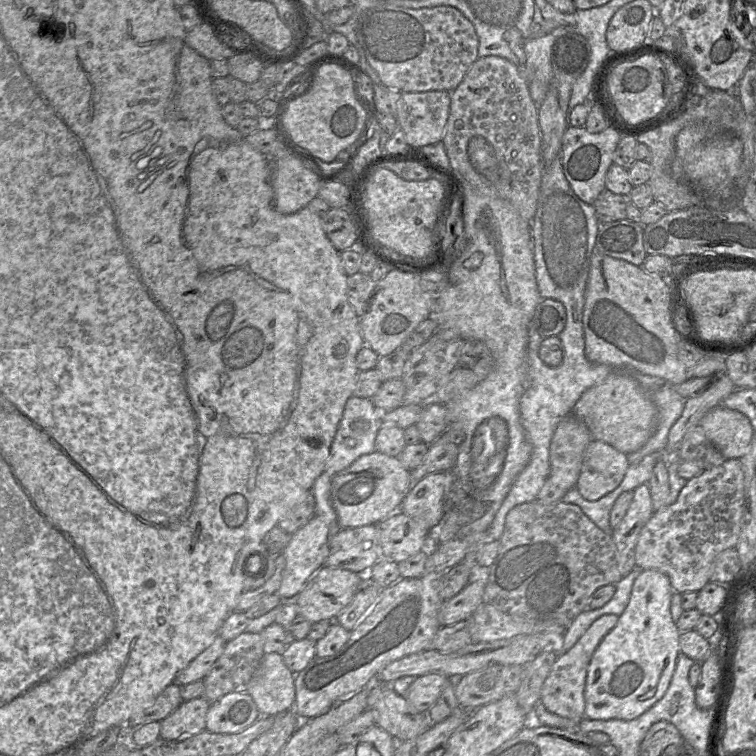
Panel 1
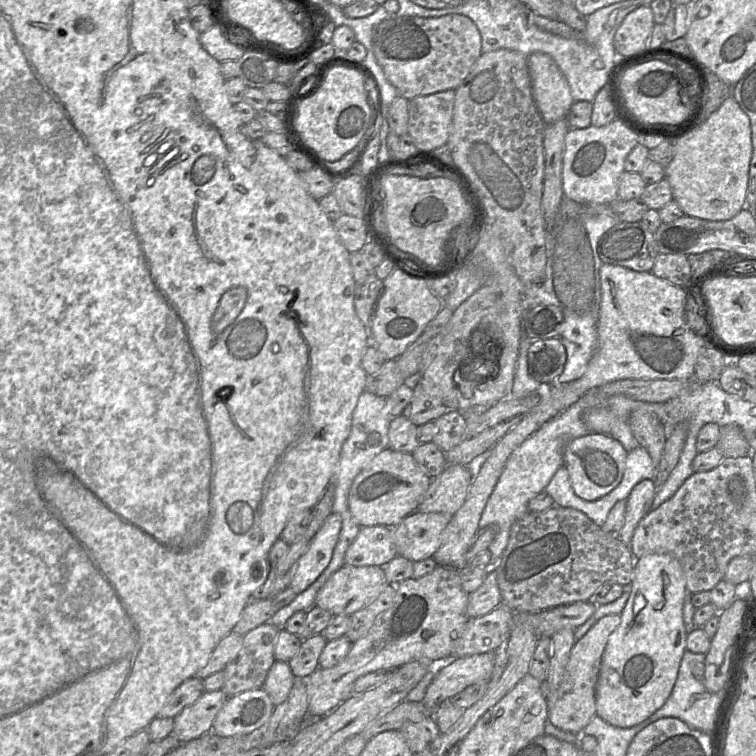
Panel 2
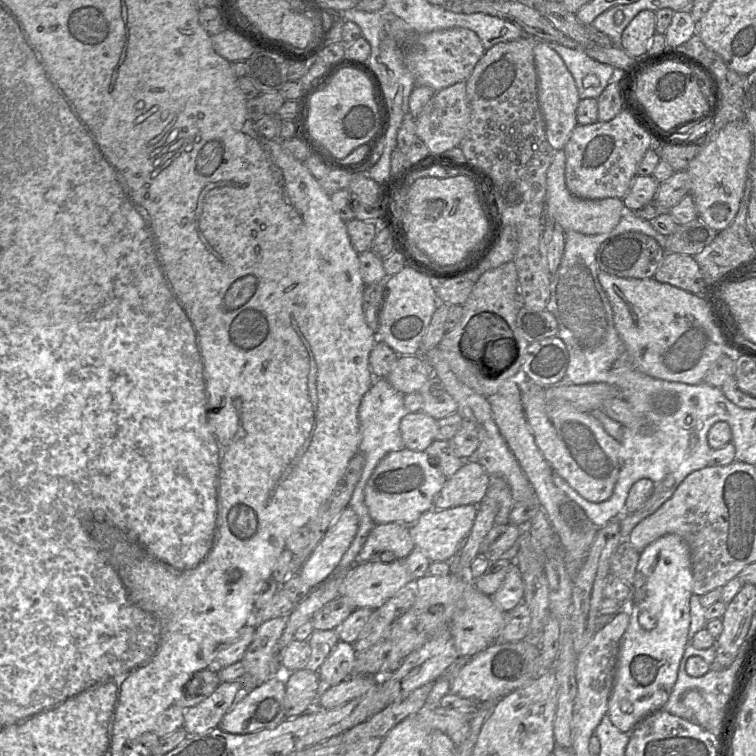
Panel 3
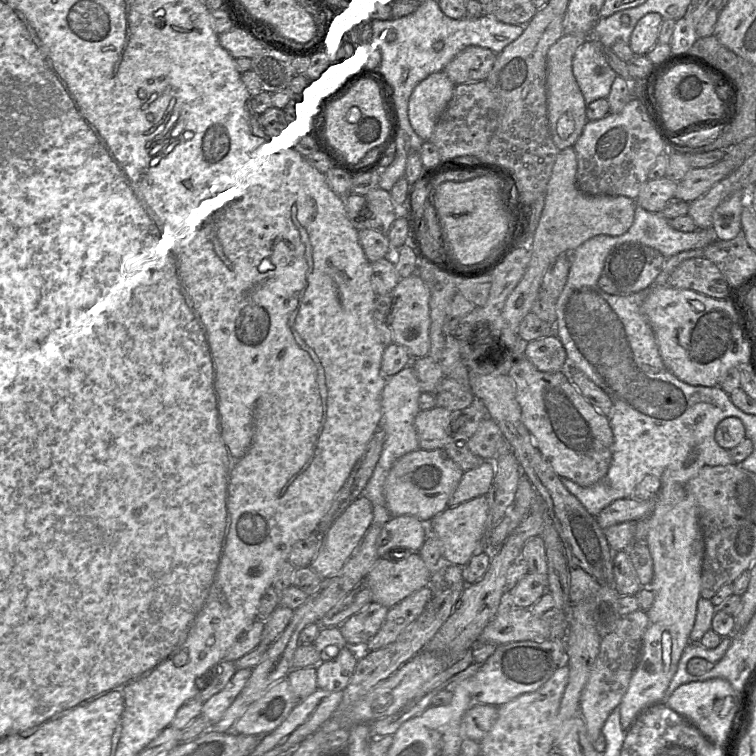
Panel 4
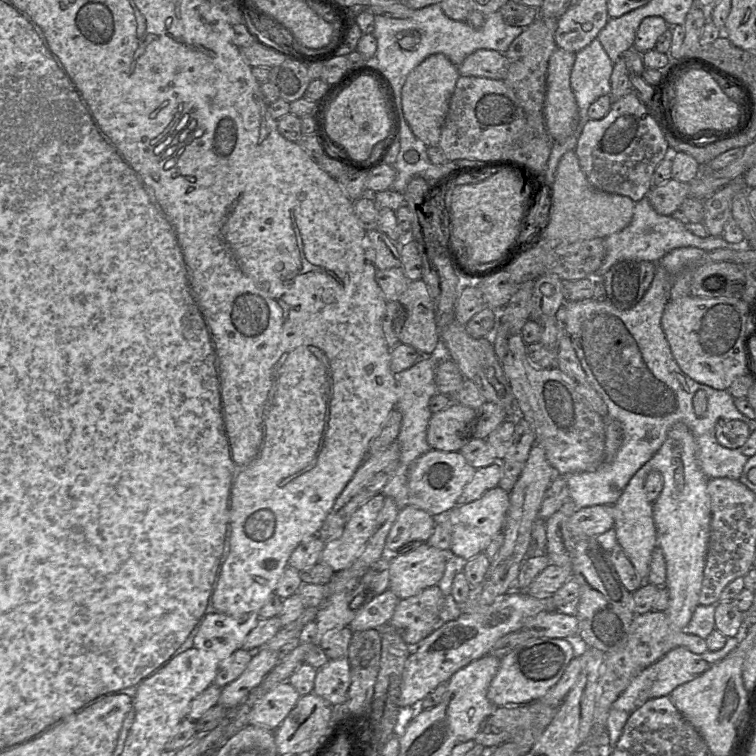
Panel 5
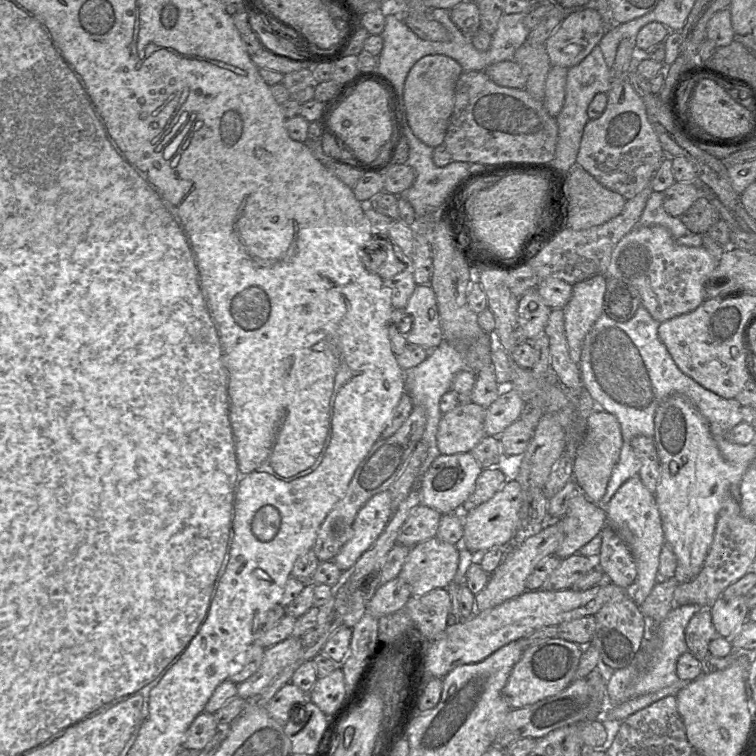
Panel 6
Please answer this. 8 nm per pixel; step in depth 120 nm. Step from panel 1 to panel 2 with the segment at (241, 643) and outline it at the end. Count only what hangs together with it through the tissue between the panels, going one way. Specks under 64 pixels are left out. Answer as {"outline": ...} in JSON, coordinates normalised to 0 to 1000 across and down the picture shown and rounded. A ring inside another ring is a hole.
{"outline":[[[349,824],[321,841],[315,866],[296,884],[294,913],[302,922],[347,910],[364,873],[362,854],[370,831]]]}

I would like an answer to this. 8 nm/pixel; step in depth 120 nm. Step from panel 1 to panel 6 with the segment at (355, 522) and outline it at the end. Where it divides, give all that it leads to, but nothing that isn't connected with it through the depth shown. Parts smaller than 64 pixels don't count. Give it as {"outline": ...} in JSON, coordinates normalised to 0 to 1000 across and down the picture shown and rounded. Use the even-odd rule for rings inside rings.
{"outline":[[[620,599],[582,601],[557,632],[554,644],[556,668],[578,675],[585,681],[610,677],[612,665],[624,653],[630,635],[639,619]]]}

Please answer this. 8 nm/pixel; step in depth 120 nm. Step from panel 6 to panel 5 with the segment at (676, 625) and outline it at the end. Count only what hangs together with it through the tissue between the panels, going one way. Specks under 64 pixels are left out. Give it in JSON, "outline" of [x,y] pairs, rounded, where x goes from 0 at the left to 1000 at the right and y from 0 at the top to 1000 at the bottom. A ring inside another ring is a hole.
{"outline":[[[962,844],[959,854],[950,861],[934,861],[930,865],[915,864],[906,856],[898,854],[890,857],[866,877],[861,878],[848,888],[827,911],[827,914],[812,927],[810,938],[806,942],[802,964],[807,972],[808,997],[823,972],[824,964],[829,956],[832,946],[841,937],[849,934],[860,925],[876,921],[885,921],[888,915],[897,907],[917,899],[923,893],[917,892],[918,877],[925,873],[933,873],[939,880],[958,872],[967,861],[970,861],[979,848],[974,844]]]}

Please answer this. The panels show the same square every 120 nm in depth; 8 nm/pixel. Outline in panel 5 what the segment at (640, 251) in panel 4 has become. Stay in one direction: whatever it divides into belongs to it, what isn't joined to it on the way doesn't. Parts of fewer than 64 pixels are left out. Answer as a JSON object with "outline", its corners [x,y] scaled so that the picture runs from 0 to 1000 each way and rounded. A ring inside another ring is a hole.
{"outline":[[[821,344],[812,349],[798,368],[800,394],[815,407],[839,406],[858,382],[869,354],[869,347]]]}

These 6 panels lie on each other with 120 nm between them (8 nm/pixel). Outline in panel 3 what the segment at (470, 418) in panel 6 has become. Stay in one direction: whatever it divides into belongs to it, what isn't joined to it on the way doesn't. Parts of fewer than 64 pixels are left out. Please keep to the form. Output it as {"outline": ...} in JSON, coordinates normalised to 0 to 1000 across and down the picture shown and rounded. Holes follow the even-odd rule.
{"outline":[[[558,544],[536,549],[529,557],[529,573],[537,594],[562,597],[575,582],[578,556]]]}

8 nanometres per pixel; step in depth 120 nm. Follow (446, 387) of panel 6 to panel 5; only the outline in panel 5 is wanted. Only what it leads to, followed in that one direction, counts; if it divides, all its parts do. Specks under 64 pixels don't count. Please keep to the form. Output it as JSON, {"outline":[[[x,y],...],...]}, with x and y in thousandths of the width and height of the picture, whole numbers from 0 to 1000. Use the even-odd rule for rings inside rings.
{"outline":[[[587,462],[571,470],[558,470],[542,487],[524,496],[525,503],[525,540],[532,549],[529,571],[524,583],[529,590],[529,614],[521,631],[505,648],[508,657],[517,657],[528,675],[540,669],[540,623],[544,612],[554,603],[565,599],[571,593],[565,585],[565,565],[571,545],[567,540],[569,526],[581,520],[575,508],[575,485],[582,474],[591,471]]]}

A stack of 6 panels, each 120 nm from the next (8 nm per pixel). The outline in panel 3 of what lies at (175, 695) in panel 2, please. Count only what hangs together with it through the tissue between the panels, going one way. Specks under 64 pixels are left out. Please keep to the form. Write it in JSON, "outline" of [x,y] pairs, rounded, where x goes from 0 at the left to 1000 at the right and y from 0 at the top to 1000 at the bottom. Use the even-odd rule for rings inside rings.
{"outline":[[[274,884],[259,889],[243,909],[238,923],[229,933],[246,939],[276,922],[292,903],[286,889]]]}

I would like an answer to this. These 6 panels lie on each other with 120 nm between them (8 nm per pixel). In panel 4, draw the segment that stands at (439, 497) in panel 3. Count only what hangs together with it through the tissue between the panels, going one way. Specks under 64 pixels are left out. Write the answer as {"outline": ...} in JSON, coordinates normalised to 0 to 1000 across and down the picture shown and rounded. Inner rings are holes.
{"outline":[[[639,610],[632,618],[615,623],[603,648],[593,663],[602,671],[634,656],[643,655],[655,630],[652,610]]]}

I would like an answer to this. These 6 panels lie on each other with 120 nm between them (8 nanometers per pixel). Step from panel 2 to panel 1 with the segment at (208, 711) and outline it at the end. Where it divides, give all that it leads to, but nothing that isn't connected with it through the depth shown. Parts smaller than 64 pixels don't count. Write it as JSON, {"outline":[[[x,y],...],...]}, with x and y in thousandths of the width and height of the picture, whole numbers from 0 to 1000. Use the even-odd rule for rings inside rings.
{"outline":[[[270,922],[242,929],[212,955],[212,976],[235,979],[272,966],[272,946],[278,931]]]}

